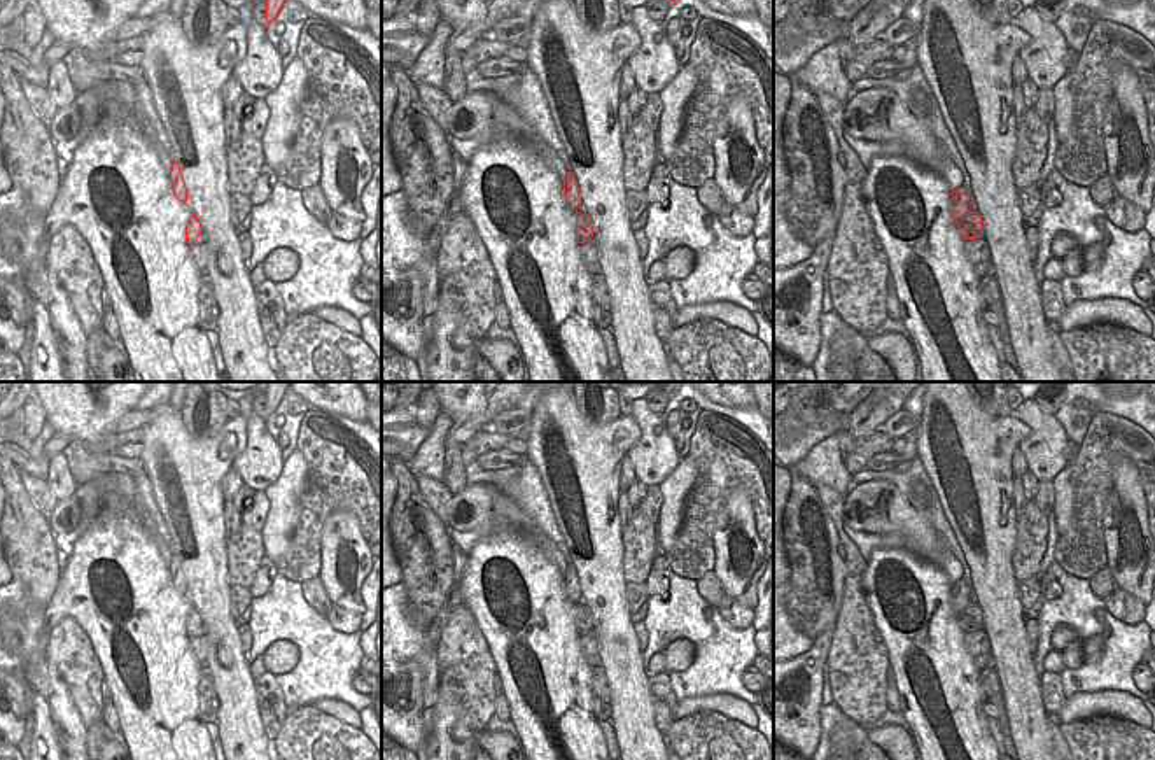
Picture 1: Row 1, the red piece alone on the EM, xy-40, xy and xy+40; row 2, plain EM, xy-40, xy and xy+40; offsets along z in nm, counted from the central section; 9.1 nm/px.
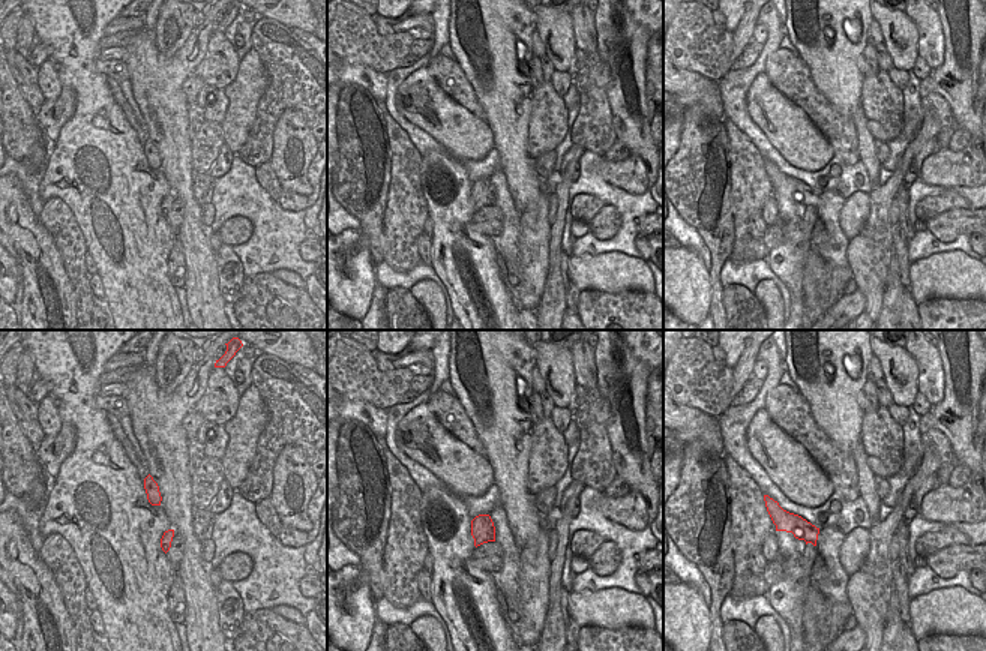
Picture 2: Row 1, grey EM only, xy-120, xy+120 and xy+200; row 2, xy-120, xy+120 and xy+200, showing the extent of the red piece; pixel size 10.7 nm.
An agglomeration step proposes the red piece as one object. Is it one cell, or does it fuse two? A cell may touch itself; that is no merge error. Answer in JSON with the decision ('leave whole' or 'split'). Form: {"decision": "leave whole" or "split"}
{"decision": "split"}

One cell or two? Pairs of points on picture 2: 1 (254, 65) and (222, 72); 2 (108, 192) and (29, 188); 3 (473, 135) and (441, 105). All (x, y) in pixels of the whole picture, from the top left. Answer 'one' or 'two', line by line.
1: two
2: two
3: one

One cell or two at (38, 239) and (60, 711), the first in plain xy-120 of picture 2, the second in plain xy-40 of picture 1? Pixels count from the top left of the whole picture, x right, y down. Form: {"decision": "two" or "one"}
{"decision": "one"}

